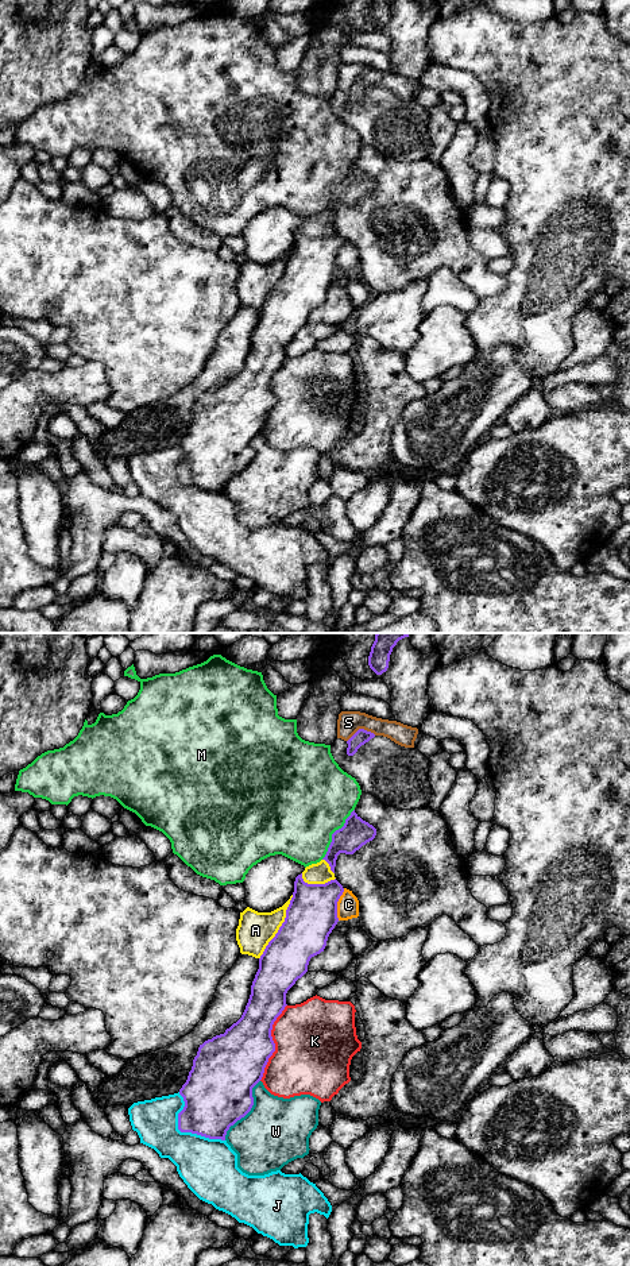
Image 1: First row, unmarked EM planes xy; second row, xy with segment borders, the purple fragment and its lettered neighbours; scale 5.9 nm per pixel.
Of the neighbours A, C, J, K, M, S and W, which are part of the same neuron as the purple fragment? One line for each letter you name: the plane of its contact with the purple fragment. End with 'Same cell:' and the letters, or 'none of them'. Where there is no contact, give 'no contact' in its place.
Same cell: none of them

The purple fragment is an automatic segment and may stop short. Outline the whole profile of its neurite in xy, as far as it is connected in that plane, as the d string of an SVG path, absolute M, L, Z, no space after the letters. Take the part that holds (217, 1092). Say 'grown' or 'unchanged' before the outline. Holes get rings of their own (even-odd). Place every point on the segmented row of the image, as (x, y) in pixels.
unchanged; M302 873L295 877L285 922L259 958L259 969L241 1018L224 1034L200 1045L188 1080L179 1089L185 1101L178 1113L181 1132L225 1140L229 1127L251 1111L252 1088L262 1080L268 1058L275 1051L273 1024L287 1006L287 991L308 972L310 958L324 952L328 937L339 922L337 902L343 892L344 888L336 879L325 884L308 884Z

